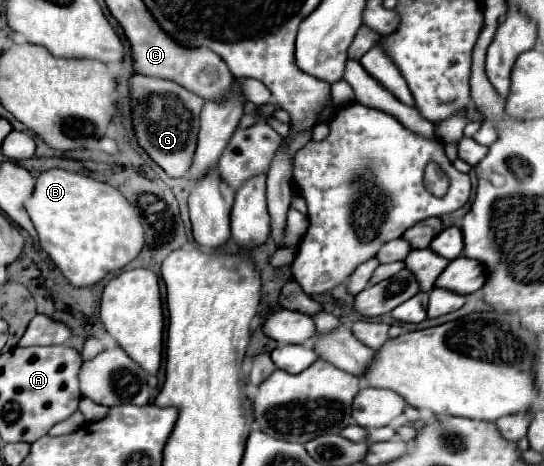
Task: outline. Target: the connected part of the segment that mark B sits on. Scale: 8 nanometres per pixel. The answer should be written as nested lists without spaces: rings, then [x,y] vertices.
[[[59,168],[41,172],[35,178],[35,190],[27,198],[25,208],[37,230],[41,248],[73,286],[91,286],[109,272],[121,270],[145,244],[139,210],[113,186],[79,172]]]

